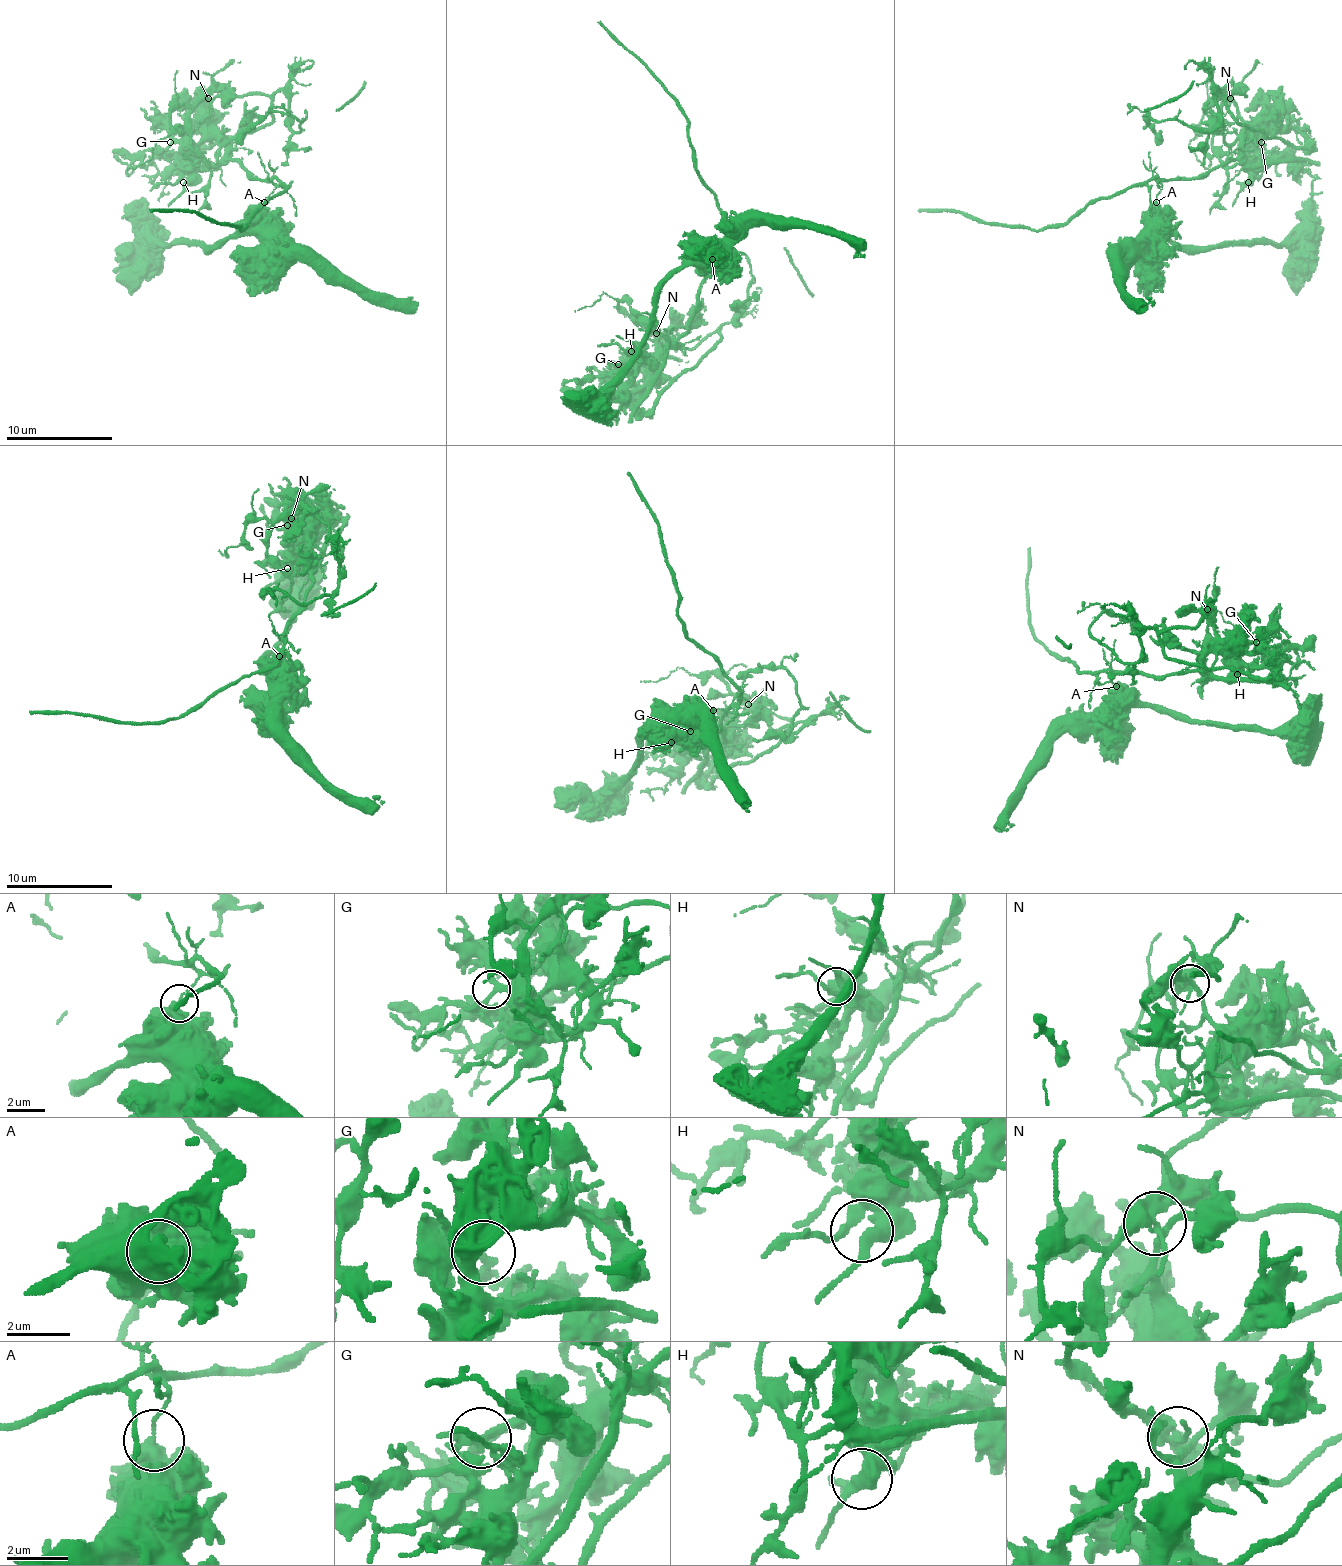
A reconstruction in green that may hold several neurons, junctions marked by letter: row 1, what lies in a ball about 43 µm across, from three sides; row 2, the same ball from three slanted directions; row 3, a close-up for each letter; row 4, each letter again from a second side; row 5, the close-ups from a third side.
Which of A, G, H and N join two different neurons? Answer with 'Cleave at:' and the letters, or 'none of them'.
Cleave at: A, N

